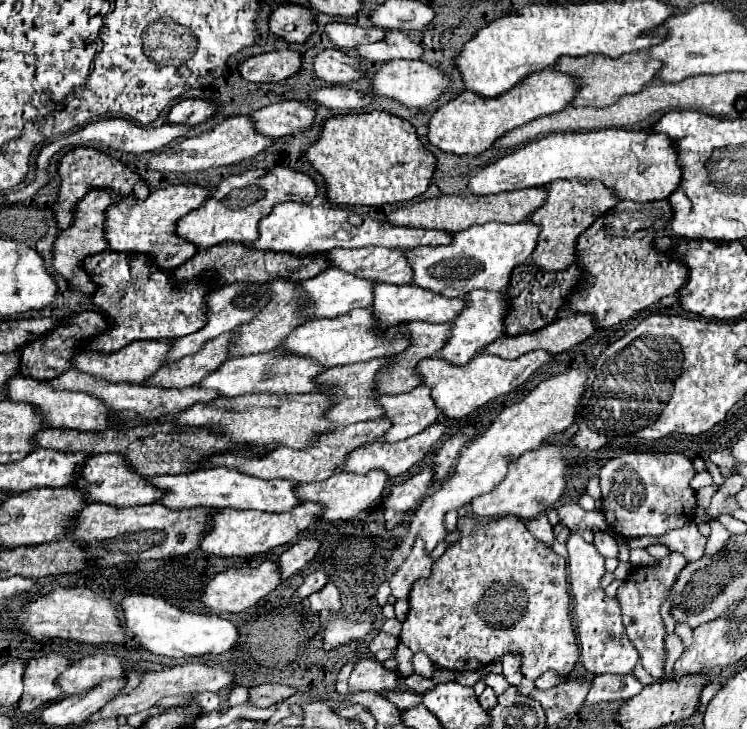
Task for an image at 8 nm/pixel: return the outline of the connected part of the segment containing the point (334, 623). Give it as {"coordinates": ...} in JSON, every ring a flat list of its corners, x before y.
{"coordinates":[[333,618,329,624,327,624,327,630,325,630,325,638,323,638,323,646,325,650,331,650,331,648,337,648,339,644,345,644,349,640,355,640,355,638,363,638,365,634,369,634,373,628,371,622,351,622,347,618]]}

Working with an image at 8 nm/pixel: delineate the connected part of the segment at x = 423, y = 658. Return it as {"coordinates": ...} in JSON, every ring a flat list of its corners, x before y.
{"coordinates":[[416,653,413,656,412,663,414,672,417,672,417,674,421,674,421,676,423,676,424,678,432,678,433,664,425,653]]}

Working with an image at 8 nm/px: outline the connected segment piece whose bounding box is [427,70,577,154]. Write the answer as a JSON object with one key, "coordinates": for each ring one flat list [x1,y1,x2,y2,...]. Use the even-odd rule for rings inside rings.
{"coordinates":[[541,70,525,76,511,90,503,92,497,98,481,98,469,90,453,96,447,104,439,106,429,120,427,138,431,144,451,154,481,154,487,150,493,140,505,134,511,128,523,126,539,116,555,114,563,110,577,92,577,84,567,74,555,70]]}

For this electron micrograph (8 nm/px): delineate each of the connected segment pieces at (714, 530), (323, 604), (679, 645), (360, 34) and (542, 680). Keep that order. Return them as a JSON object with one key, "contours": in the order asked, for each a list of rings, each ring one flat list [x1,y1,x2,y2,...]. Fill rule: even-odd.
{"contours":[[[711,520,709,522,711,527,711,536,709,536,709,540,707,540,707,546,705,546,705,554,715,554,715,552,719,552,721,548,723,548,723,544,729,540,729,532,727,532,727,528,721,524,721,522,717,522,717,520]],[[329,580,319,592,311,594,309,598,309,608,313,612,321,612,321,610,331,610,331,612,339,612,341,608,341,600,339,600,339,590,333,584,333,580]],[[670,634,665,639,666,656,665,656,665,676,669,678,673,674,673,664,683,653,685,647,682,640,675,634]],[[329,22,325,26,325,34,337,48,355,48,359,44,369,44,381,40,385,36,379,28,361,28,357,24,345,24,345,22]],[[549,670,535,681,535,687,540,690,548,690,560,684,564,679,553,670]]]}

